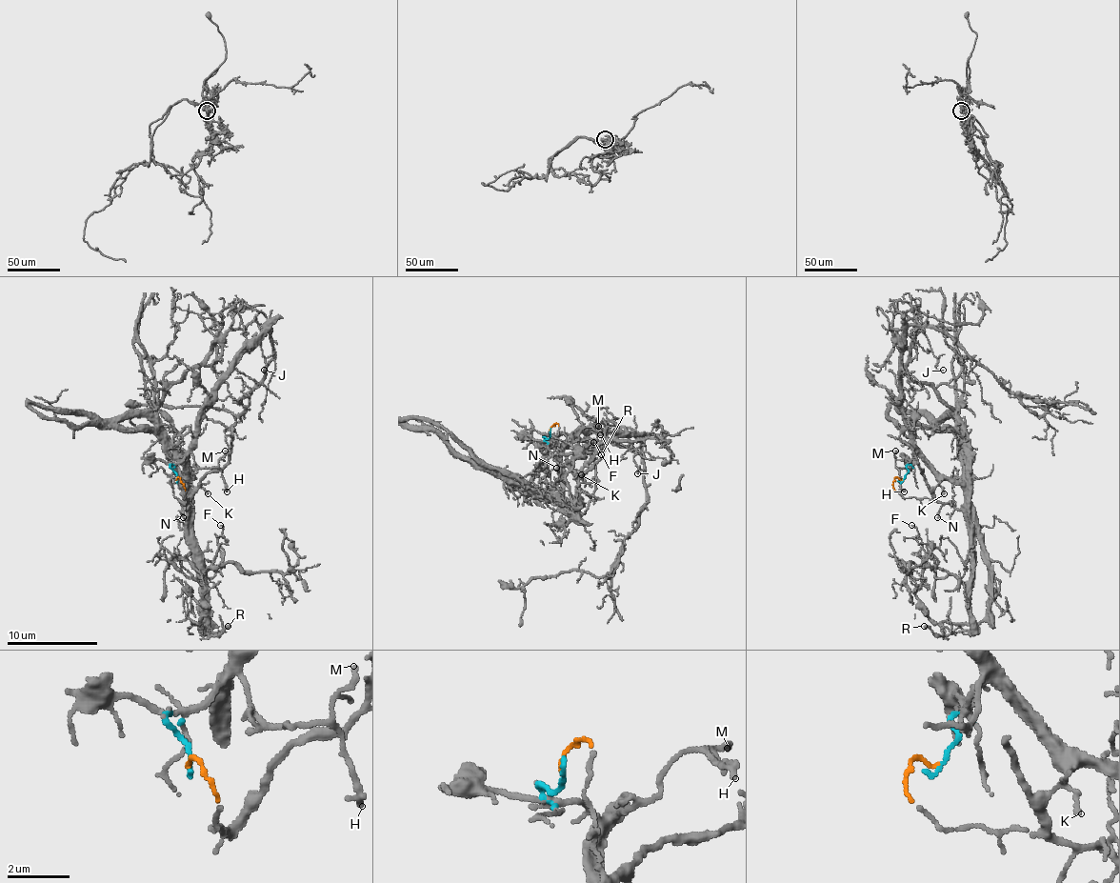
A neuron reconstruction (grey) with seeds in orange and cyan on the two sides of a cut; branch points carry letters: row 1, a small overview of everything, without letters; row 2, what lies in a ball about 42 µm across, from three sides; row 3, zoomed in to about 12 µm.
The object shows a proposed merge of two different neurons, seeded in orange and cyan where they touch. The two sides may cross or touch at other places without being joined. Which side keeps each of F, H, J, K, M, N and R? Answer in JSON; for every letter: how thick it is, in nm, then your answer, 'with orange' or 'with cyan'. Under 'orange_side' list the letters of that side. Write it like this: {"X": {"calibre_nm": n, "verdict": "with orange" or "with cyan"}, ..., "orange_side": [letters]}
{"F": {"calibre_nm": 100, "verdict": "with orange"}, "H": {"calibre_nm": 220, "verdict": "with cyan"}, "J": {"calibre_nm": 100, "verdict": "with cyan"}, "K": {"calibre_nm": 120, "verdict": "with orange"}, "M": {"calibre_nm": 160, "verdict": "with cyan"}, "N": {"calibre_nm": 120, "verdict": "with orange"}, "R": {"calibre_nm": 190, "verdict": "with orange"}, "orange_side": ["F", "K", "N", "R"]}

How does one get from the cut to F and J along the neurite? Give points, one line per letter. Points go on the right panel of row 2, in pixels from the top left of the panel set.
F: (900, 480), (893, 487), (905, 498), (950, 503), (964, 514), (970, 575), (964, 582), (943, 571), (911, 526)
J: (900, 480), (910, 469), (916, 451), (903, 408), (903, 342), (921, 331), (936, 358), (936, 367), (943, 370)

